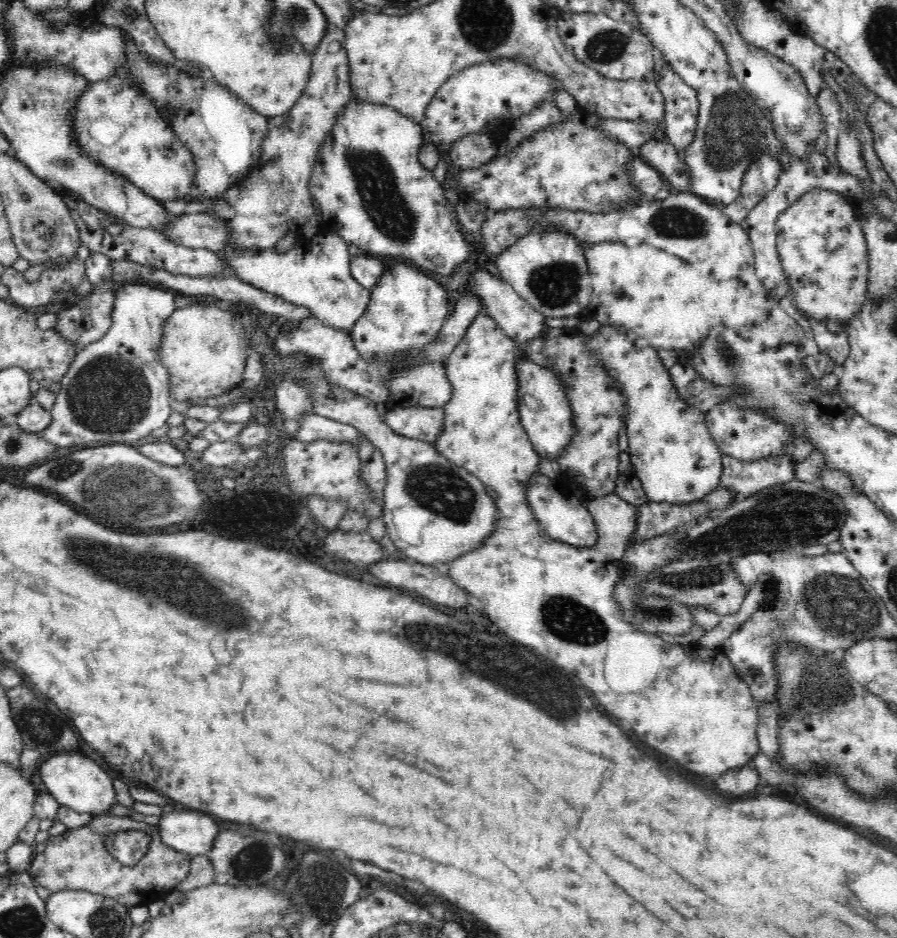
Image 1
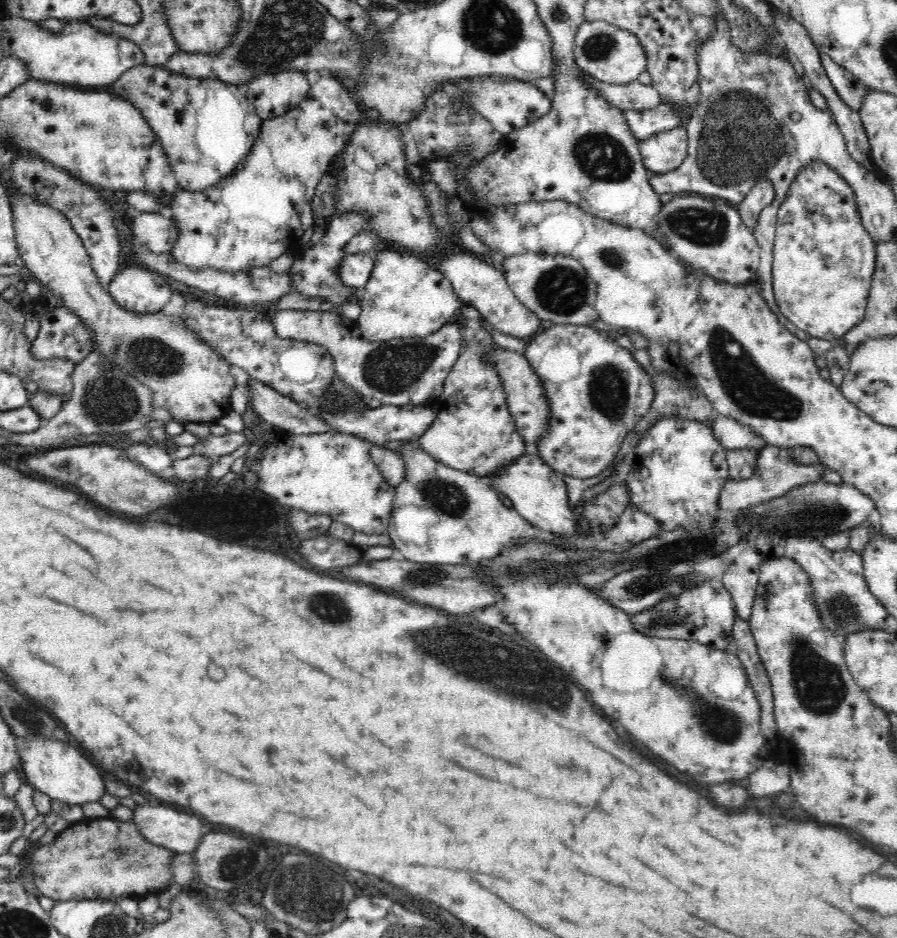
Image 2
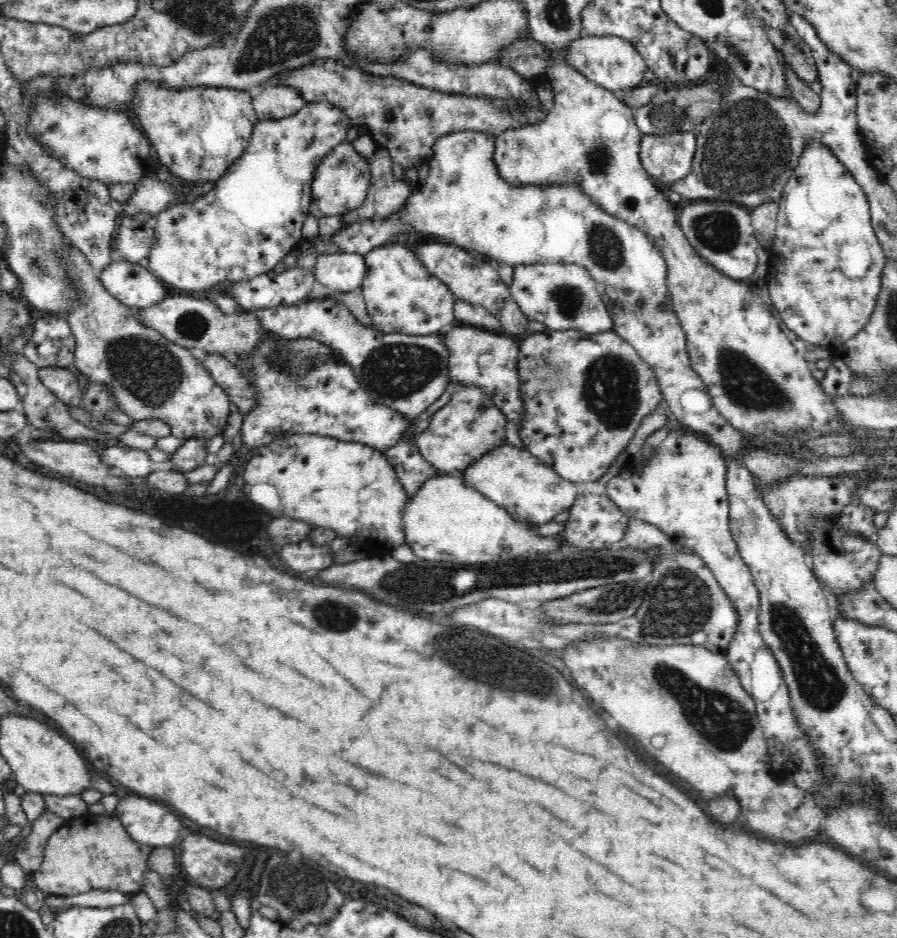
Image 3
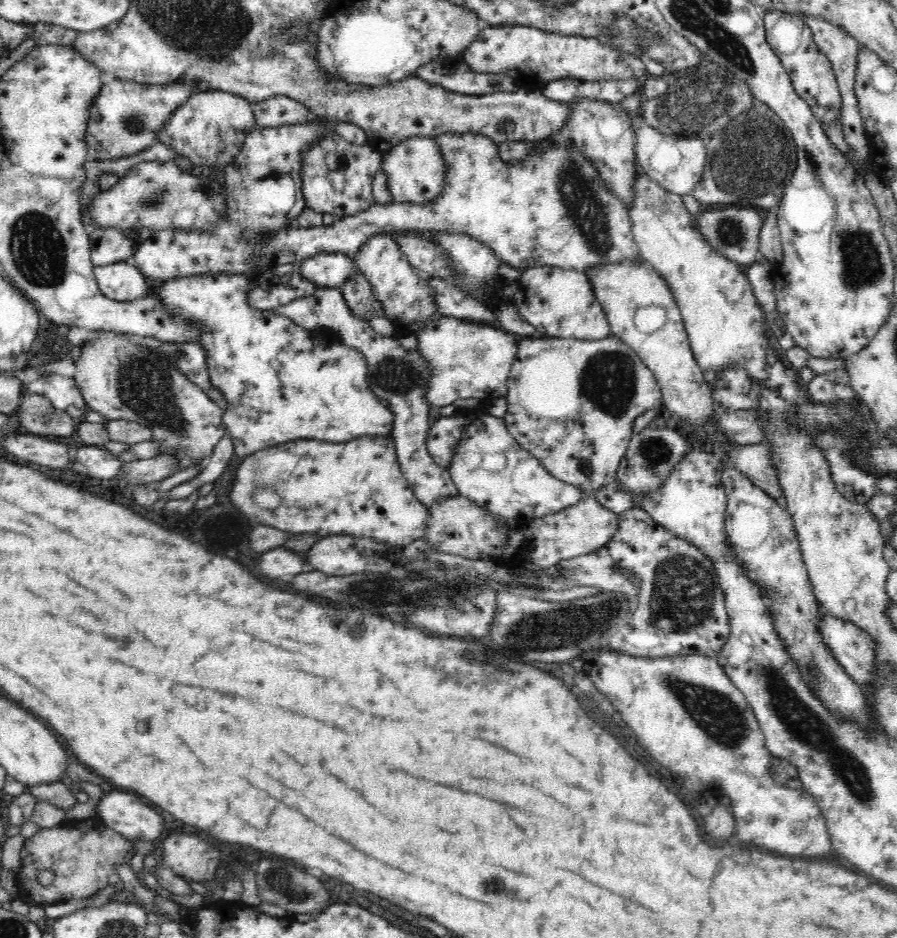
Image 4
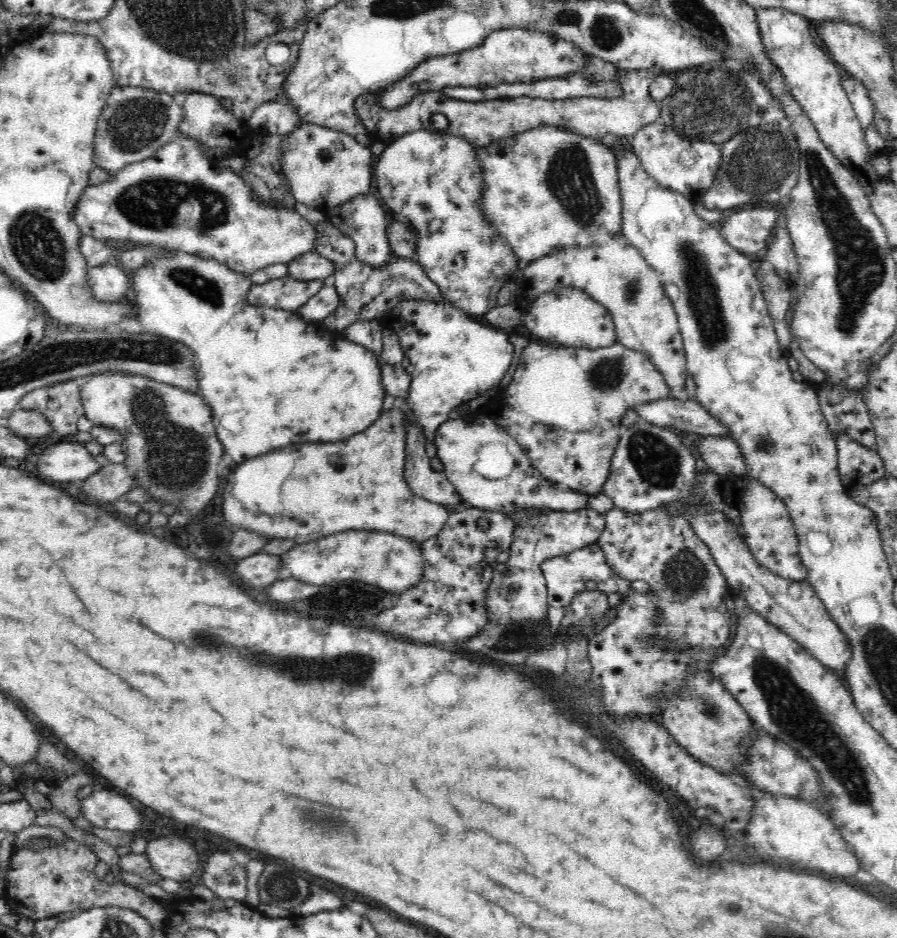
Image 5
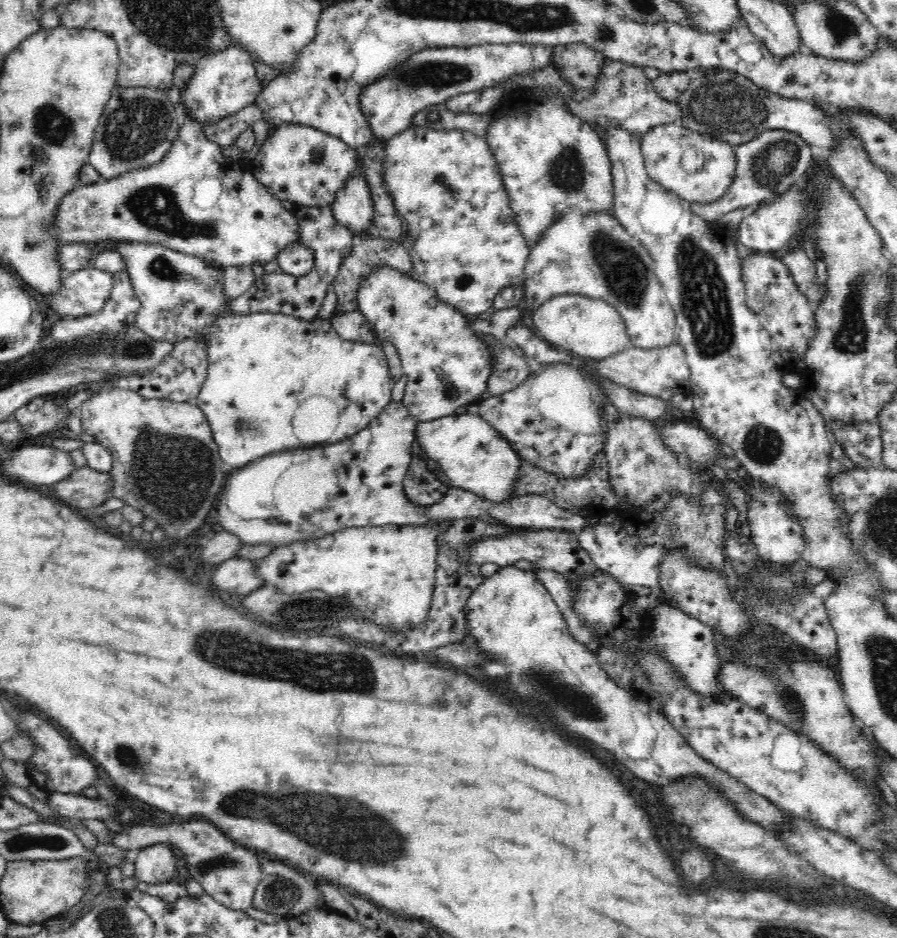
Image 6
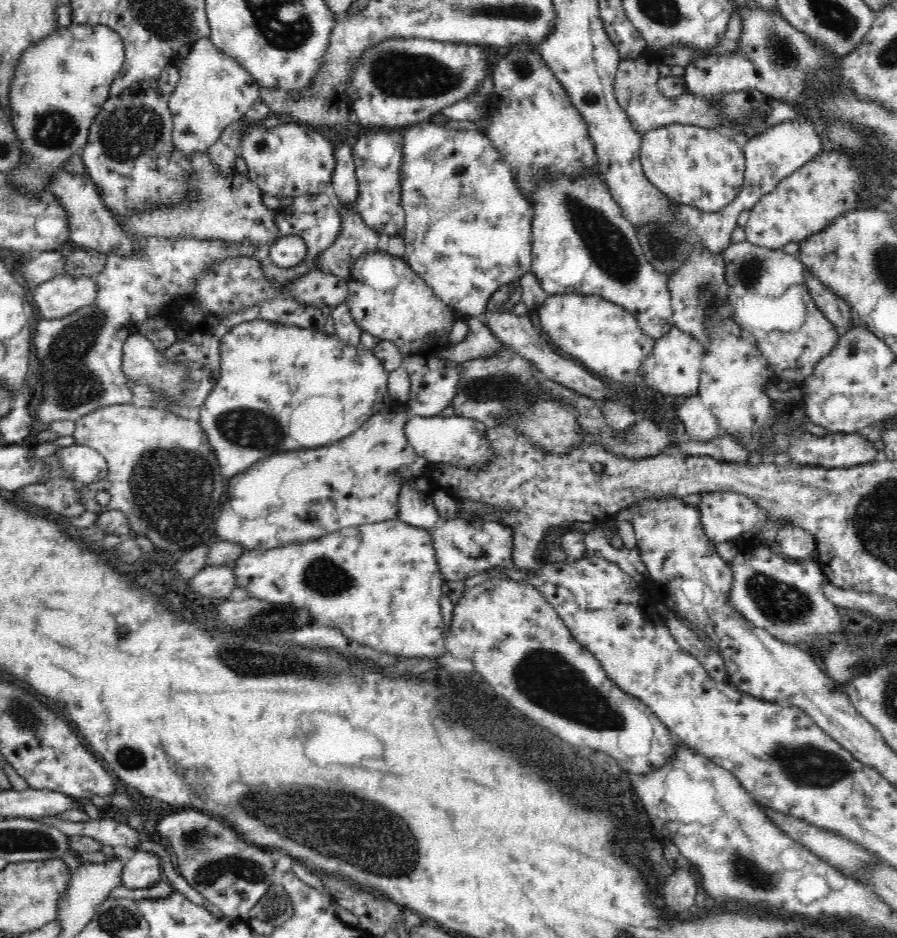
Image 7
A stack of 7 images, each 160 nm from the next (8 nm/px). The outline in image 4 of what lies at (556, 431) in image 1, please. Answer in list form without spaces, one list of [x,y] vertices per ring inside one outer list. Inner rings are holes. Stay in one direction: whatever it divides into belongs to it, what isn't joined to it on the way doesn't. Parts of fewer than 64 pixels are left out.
[[[443,314],[429,318],[414,332],[418,351],[429,362],[429,388],[425,392],[430,407],[430,426],[440,420],[438,408],[456,402],[458,398],[498,398],[507,394],[507,382],[519,342],[513,333],[488,324],[464,321]]]

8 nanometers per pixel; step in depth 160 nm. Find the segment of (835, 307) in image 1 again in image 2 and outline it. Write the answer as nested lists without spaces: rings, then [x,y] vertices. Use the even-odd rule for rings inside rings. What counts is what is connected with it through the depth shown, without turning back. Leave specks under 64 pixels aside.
[[[814,162],[798,172],[777,212],[773,244],[773,289],[782,314],[800,331],[831,342],[843,336],[865,316],[876,262],[876,244],[865,226],[854,201],[852,187],[828,164]]]

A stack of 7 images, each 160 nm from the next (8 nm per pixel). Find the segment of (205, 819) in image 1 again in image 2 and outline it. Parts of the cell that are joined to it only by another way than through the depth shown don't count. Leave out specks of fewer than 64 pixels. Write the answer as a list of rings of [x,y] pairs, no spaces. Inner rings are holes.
[[[149,800],[136,805],[133,811],[131,821],[142,836],[156,846],[176,853],[193,854],[204,836],[202,822],[196,816],[164,808],[160,802]]]

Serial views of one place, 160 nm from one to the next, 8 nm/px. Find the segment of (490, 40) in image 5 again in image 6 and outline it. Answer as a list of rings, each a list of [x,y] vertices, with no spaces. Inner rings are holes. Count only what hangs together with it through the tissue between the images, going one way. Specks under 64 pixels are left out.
[[[482,44],[472,48],[424,48],[402,66],[390,69],[381,79],[362,88],[361,111],[380,142],[404,132],[414,116],[423,114],[435,104],[466,92],[494,88],[511,76],[540,70],[552,65],[554,51],[544,44]]]

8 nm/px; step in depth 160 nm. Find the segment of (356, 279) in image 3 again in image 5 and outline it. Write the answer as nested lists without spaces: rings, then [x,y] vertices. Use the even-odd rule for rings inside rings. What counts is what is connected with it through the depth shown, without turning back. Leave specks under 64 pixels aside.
[[[314,250],[305,252],[297,259],[290,261],[287,268],[288,274],[292,275],[292,278],[302,281],[326,280],[326,278],[333,278],[334,272],[336,272],[333,262]]]

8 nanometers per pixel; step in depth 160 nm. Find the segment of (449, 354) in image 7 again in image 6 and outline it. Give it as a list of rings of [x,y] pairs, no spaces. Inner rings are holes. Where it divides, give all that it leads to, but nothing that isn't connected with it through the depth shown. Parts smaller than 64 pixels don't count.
[[[480,334],[481,339],[487,344],[493,358],[493,367],[488,377],[487,392],[490,396],[501,395],[503,392],[514,390],[522,384],[530,374],[528,362],[512,342],[500,339],[491,334]]]

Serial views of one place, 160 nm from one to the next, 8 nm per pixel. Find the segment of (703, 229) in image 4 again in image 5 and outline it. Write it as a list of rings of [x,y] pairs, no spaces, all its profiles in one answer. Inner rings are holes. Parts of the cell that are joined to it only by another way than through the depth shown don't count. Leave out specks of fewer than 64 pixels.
[[[780,206],[743,207],[733,210],[733,213],[717,224],[720,235],[726,243],[743,255],[762,255],[767,248],[768,240],[778,224],[778,218],[783,216]]]

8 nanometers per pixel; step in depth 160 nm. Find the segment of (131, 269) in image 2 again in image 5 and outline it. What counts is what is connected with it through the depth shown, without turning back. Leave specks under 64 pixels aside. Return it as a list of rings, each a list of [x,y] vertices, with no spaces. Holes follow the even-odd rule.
[[[117,263],[88,268],[86,278],[87,285],[90,287],[90,290],[93,292],[94,299],[96,299],[98,303],[121,302],[131,296],[130,272],[120,268]]]

